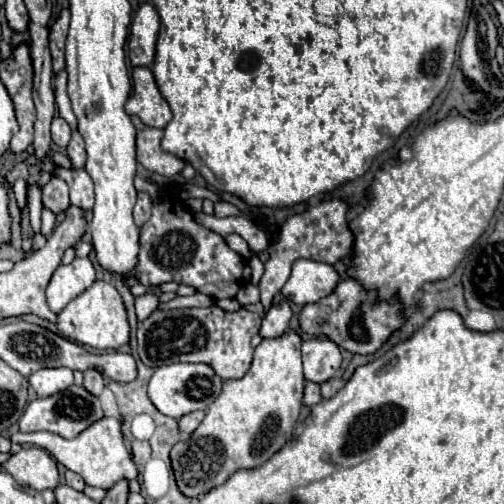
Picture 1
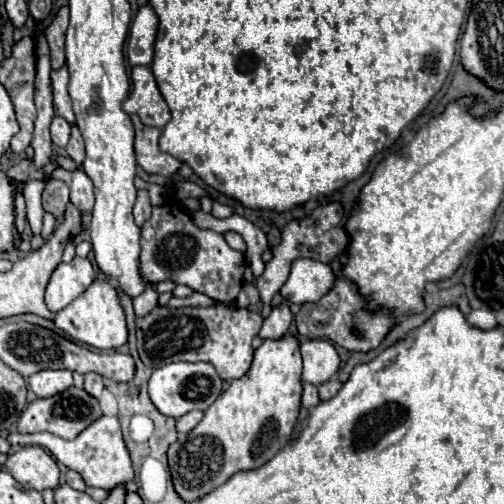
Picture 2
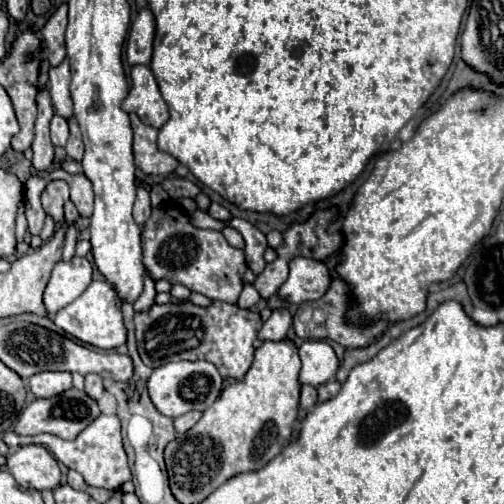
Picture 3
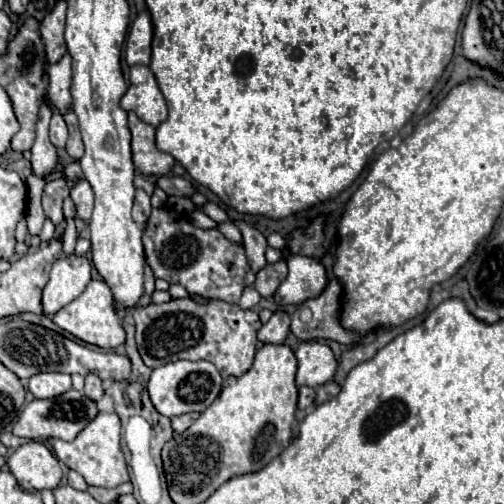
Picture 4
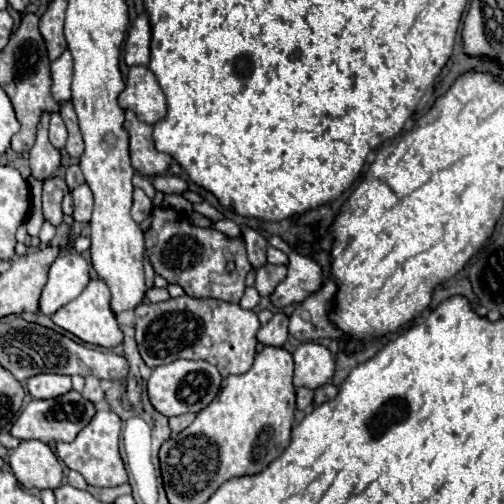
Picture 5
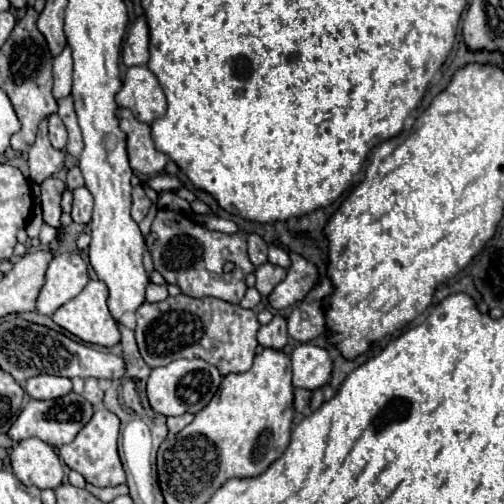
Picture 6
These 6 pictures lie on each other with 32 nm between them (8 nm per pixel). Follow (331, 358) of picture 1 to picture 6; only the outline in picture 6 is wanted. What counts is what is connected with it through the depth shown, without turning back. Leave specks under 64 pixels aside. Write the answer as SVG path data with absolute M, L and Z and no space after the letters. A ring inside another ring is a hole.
M300 344L290 358L296 388L316 390L328 384L332 374L332 360L324 348L318 348L314 344Z

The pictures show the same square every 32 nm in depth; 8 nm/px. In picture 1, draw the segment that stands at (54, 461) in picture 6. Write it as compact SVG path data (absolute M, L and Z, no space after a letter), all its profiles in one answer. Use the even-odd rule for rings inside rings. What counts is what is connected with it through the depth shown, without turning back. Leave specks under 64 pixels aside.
M38 446L22 448L12 454L4 464L4 470L14 476L14 480L24 488L34 488L38 492L58 486L58 468L54 458Z

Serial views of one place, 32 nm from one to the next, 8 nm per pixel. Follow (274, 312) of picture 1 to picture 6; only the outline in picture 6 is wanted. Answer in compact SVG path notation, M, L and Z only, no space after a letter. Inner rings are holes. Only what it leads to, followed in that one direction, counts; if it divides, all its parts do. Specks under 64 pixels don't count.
M274 316L272 322L268 322L266 326L262 326L258 330L258 342L264 348L272 348L272 350L282 350L288 342L288 334L286 334L286 318L282 316Z

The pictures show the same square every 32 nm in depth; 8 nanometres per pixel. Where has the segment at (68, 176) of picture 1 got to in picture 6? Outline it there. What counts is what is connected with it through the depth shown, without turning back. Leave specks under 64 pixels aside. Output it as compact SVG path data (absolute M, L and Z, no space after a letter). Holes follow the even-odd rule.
M76 188L74 190L74 202L72 202L72 220L76 224L88 224L90 216L92 216L92 194L88 192L88 188Z

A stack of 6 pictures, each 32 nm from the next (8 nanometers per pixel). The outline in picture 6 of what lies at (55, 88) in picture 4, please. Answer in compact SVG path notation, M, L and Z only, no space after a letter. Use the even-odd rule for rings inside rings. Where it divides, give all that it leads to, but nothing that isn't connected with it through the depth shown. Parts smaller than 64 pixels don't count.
M66 44L66 48L54 58L54 98L64 98L70 94L72 88L72 54Z

